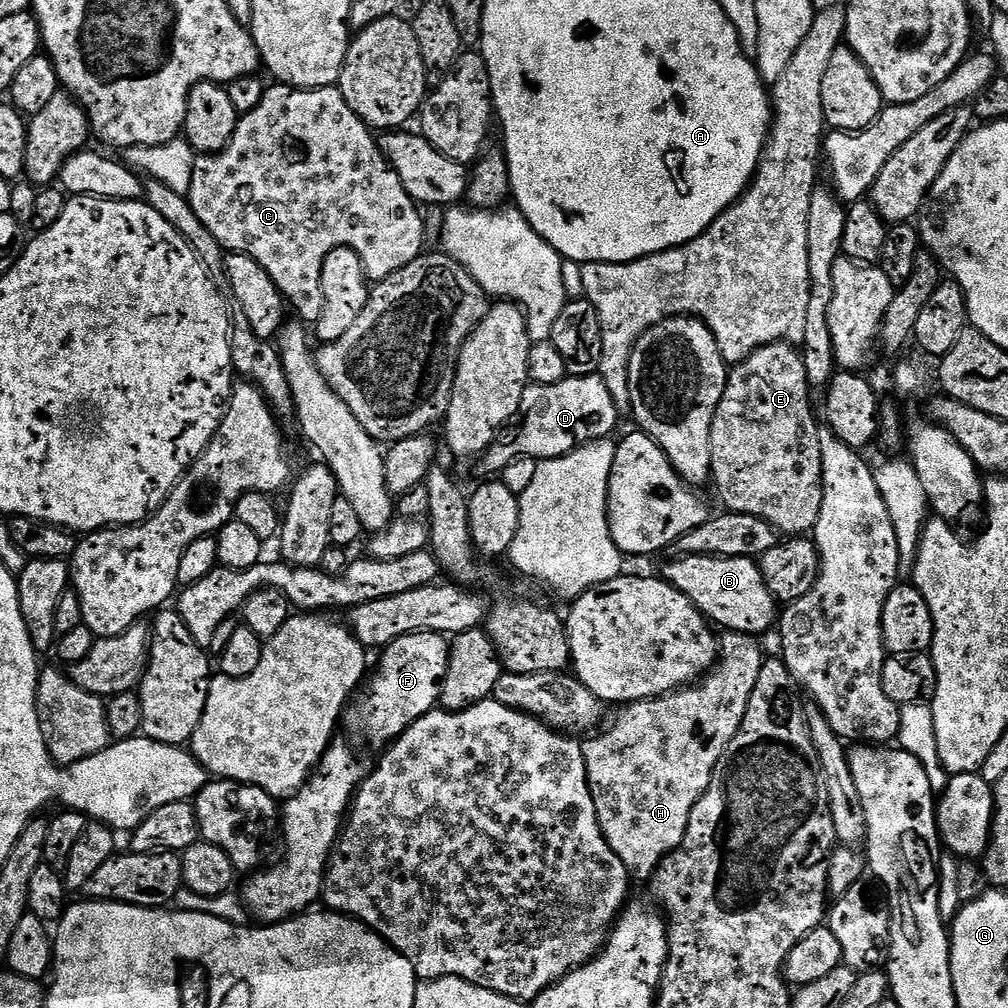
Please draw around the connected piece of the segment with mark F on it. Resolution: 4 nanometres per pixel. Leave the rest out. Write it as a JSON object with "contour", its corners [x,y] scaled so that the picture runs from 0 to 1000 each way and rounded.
{"contour":[[[412,627],[395,633],[380,644],[374,671],[361,694],[361,719],[357,726],[371,741],[380,743],[404,724],[415,712],[430,705],[437,697],[437,683],[444,664],[446,639],[436,627]]]}

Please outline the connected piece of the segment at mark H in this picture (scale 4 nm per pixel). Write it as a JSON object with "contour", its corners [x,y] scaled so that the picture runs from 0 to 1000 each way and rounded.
{"contour":[[[724,626],[717,630],[712,635],[712,658],[697,674],[660,690],[629,694],[618,699],[608,718],[600,717],[578,735],[583,783],[589,794],[595,822],[605,843],[617,851],[617,859],[621,859],[624,870],[646,871],[660,848],[675,840],[675,830],[683,822],[683,808],[688,804],[698,783],[704,780],[710,758],[736,720],[760,648],[754,644],[755,636],[749,631]]]}

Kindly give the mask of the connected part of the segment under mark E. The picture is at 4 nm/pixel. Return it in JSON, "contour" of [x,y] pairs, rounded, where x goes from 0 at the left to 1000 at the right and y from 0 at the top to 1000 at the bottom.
{"contour":[[[777,339],[762,341],[725,366],[704,427],[705,479],[710,480],[717,503],[724,508],[756,514],[771,529],[782,534],[794,534],[805,529],[815,506],[814,422],[810,421],[810,413],[806,410],[805,392],[800,363],[793,348]]]}

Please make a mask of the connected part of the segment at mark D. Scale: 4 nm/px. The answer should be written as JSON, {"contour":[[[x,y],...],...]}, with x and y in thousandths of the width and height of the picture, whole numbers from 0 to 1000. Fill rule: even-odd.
{"contour":[[[592,371],[589,373],[564,373],[553,381],[529,381],[518,391],[516,407],[510,416],[485,441],[474,460],[480,470],[499,469],[506,458],[517,452],[527,452],[529,456],[545,456],[551,452],[561,452],[590,437],[602,437],[611,425],[613,410],[601,379]]]}

